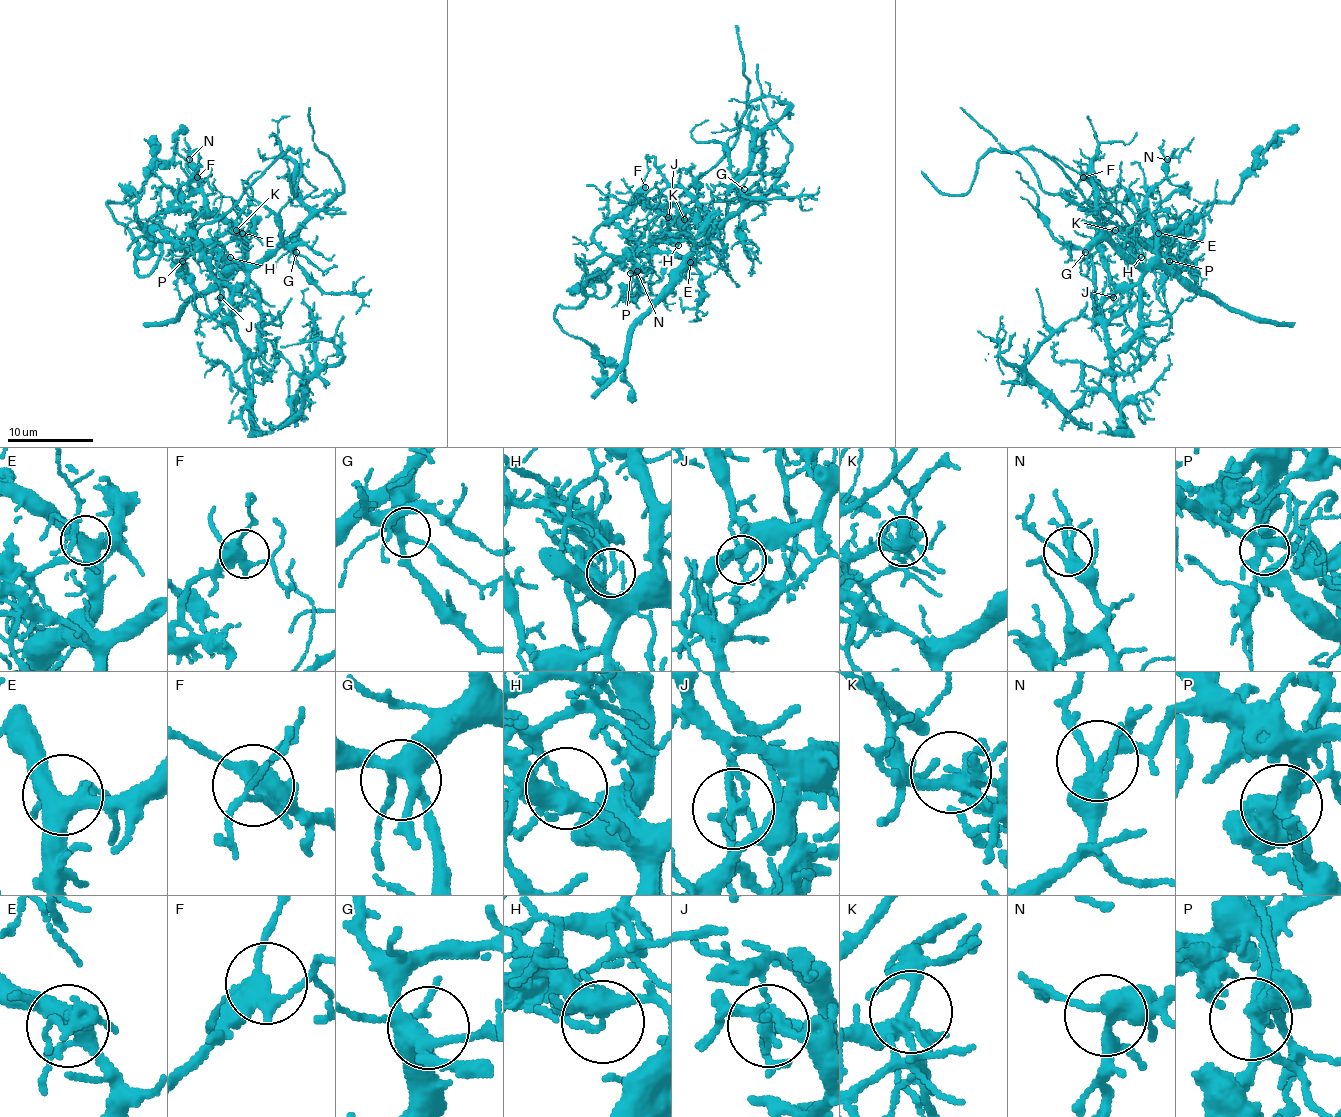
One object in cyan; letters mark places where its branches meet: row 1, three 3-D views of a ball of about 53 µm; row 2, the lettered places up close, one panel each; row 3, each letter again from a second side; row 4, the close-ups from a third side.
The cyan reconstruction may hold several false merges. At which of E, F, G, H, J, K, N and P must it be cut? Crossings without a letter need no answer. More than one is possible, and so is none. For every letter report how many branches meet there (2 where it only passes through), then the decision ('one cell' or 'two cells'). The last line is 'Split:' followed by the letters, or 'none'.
E: branches 5; one cell
F: branches 5; one cell
G: branches 5; one cell
H: branches 5; two cells
J: branches 5; two cells
K: branches 6; one cell
N: branches 6; one cell
P: branches 6; one cell
Split: H, J

